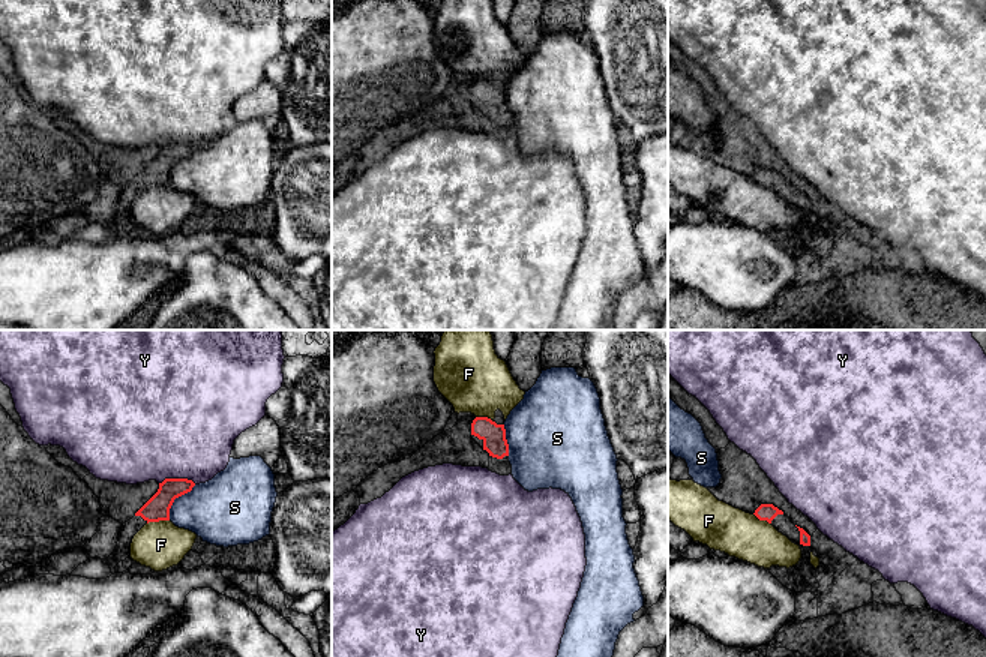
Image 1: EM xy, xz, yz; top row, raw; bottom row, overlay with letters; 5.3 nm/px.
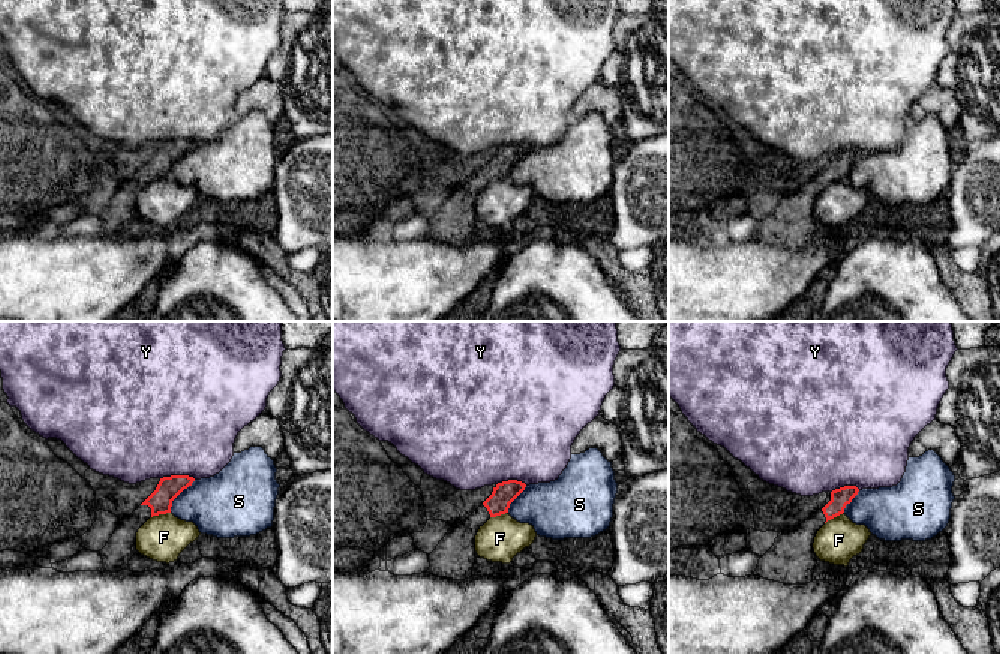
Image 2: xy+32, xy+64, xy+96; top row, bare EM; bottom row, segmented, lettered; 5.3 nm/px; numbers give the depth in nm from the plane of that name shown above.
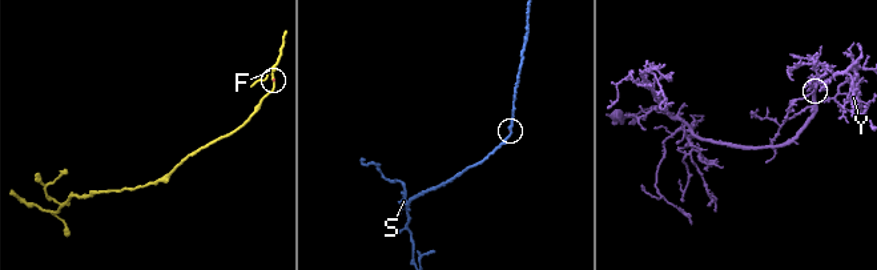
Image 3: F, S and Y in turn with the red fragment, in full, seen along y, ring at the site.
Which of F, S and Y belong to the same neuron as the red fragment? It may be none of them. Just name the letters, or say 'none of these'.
none of these

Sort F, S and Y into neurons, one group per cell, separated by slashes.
F / S / Y

